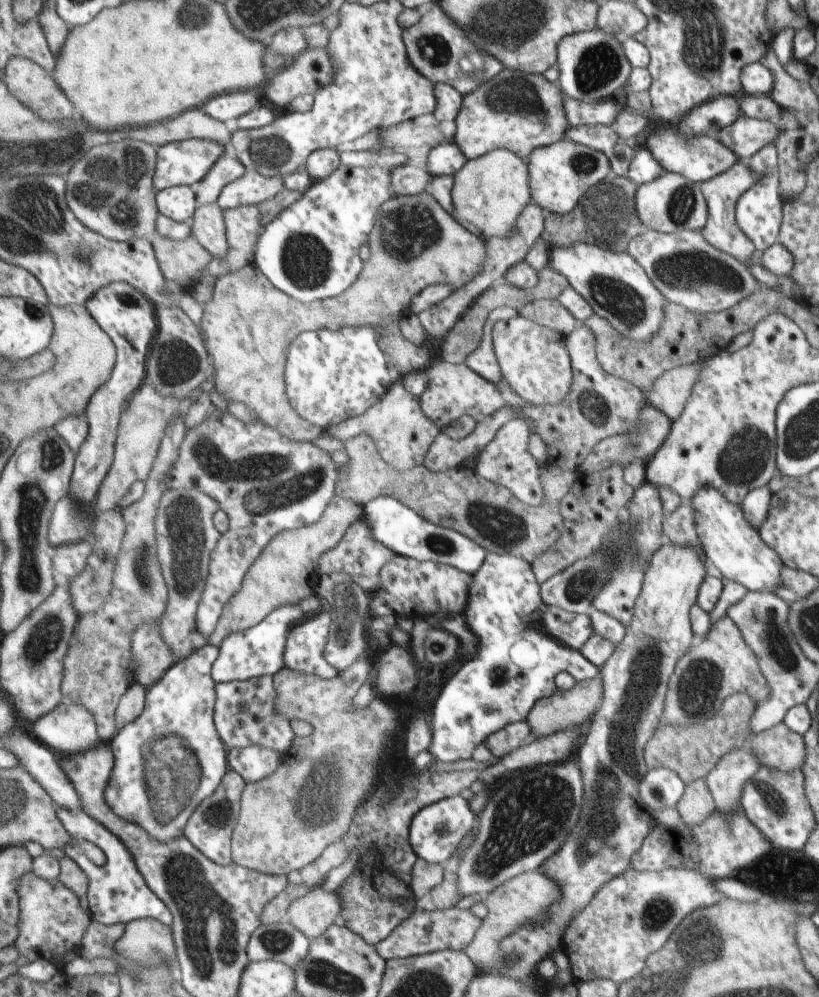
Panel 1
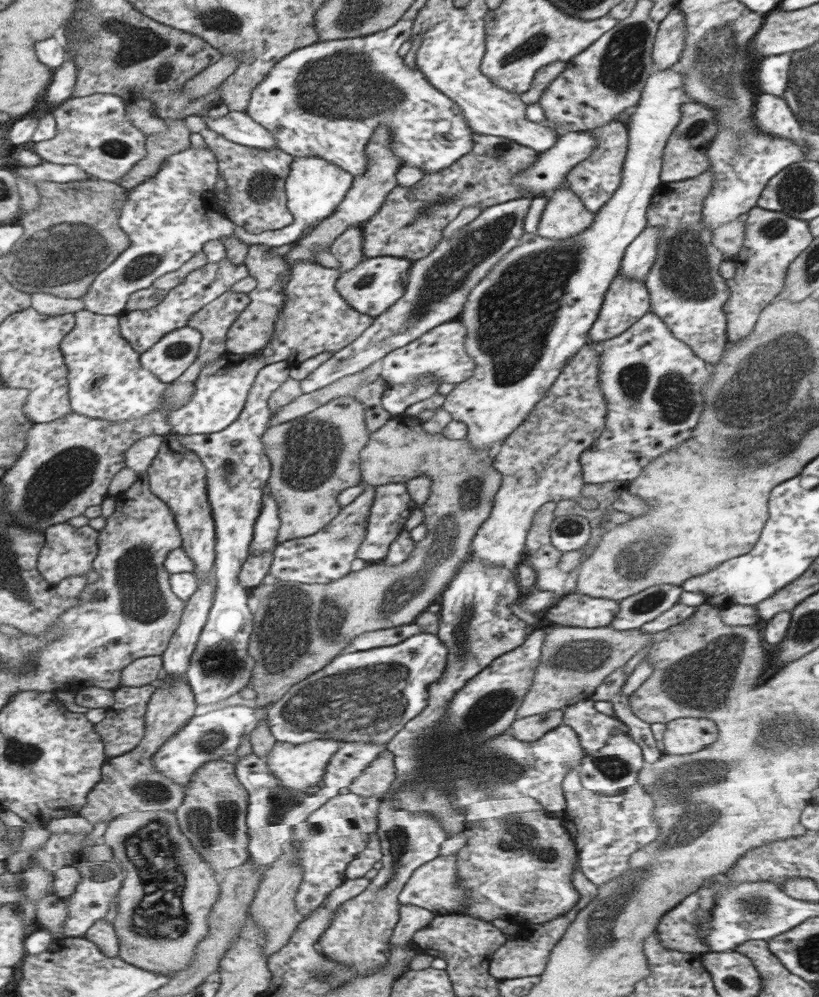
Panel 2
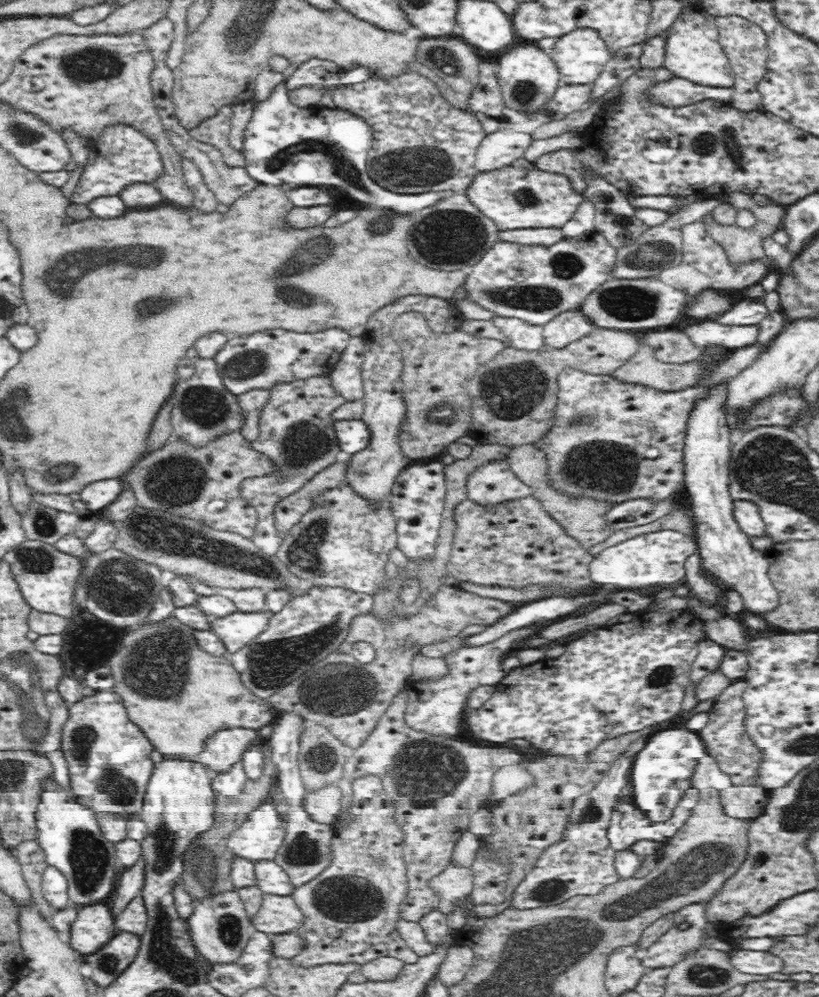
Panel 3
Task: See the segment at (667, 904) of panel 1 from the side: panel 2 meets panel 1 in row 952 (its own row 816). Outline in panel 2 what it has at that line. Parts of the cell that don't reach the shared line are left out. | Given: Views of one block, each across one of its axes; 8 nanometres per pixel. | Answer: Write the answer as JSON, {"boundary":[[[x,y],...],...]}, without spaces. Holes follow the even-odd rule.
{"boundary":[[[629,786],[621,794],[601,796],[591,790],[567,792],[567,808],[563,816],[563,828],[571,832],[579,868],[583,876],[597,886],[611,880],[619,880],[629,870],[629,856],[647,846],[647,840],[655,840],[657,824],[651,820],[653,800],[649,792],[641,786]]]}

